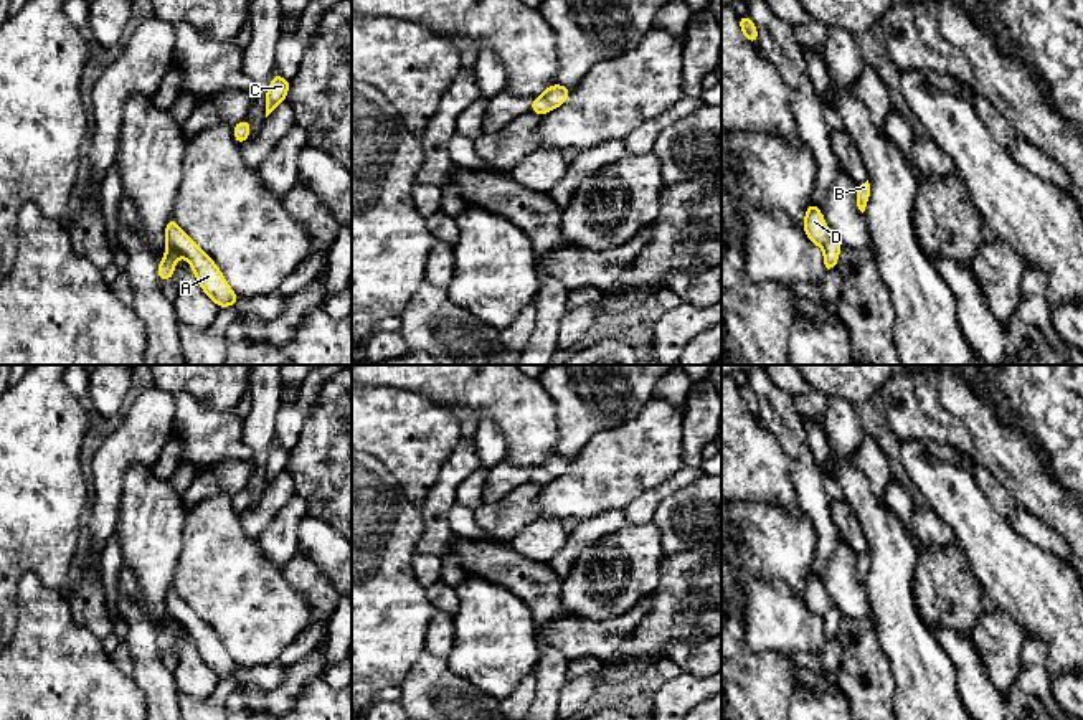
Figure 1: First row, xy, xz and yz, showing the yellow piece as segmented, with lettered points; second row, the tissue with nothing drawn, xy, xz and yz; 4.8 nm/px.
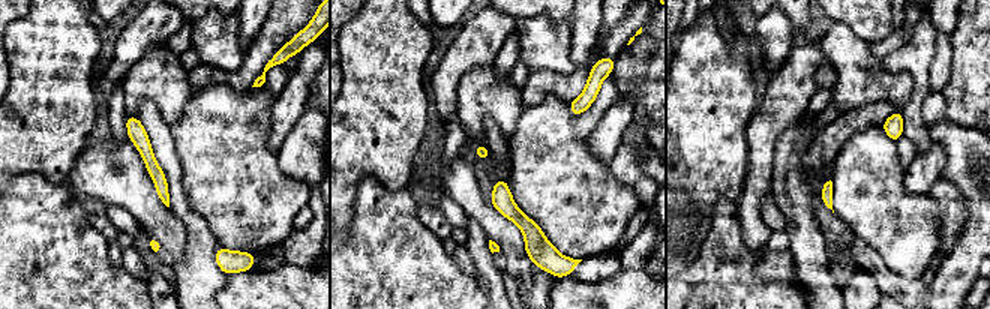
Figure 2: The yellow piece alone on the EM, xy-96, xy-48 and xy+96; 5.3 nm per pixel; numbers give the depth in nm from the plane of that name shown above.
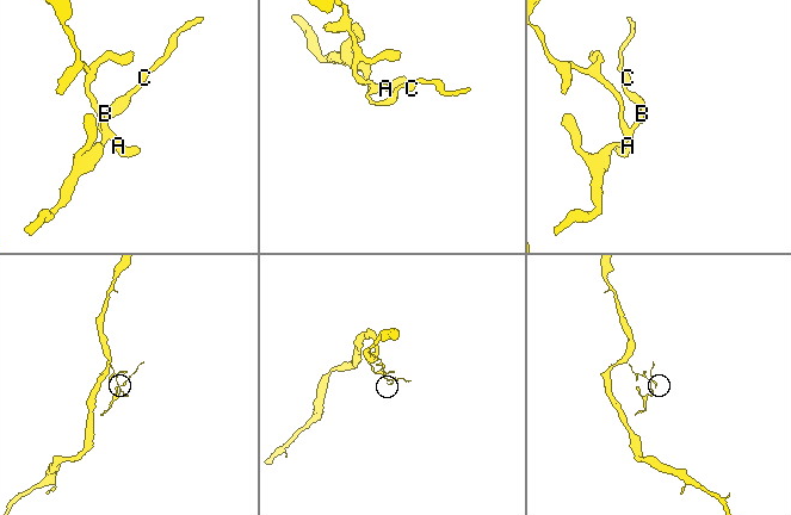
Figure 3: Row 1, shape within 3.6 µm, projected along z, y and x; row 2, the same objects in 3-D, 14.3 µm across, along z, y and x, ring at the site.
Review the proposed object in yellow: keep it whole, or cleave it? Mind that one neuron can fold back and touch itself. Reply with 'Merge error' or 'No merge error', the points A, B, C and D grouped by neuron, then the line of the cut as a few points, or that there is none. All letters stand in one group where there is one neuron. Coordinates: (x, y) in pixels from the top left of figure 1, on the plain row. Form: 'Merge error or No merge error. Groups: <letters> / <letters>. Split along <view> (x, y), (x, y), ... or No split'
Merge error. Groups: A D / B C. Split along xy (165, 608), (182, 625)

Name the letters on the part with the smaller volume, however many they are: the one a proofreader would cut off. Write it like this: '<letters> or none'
B, C

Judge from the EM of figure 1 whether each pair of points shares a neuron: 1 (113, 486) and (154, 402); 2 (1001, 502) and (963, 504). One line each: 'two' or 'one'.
1: one
2: two

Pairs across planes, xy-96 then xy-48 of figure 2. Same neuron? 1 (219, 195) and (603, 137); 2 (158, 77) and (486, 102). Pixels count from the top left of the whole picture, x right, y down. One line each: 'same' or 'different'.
1: different
2: same

